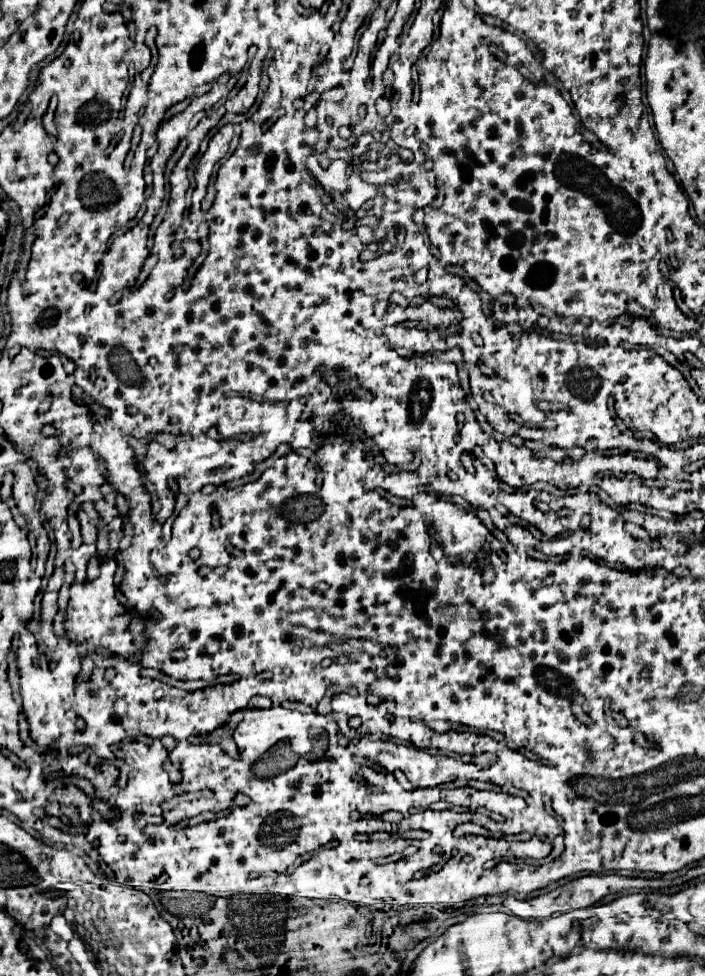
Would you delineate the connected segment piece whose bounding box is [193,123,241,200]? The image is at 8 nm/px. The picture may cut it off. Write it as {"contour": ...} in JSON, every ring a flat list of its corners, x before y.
{"contour":[[229,123,221,127,211,138,207,150,201,154,202,156,199,156,195,170,196,188,193,192,193,196,197,200,202,200,205,197,213,167,227,154,229,143,234,134,237,133,237,129,241,128,236,123]]}

